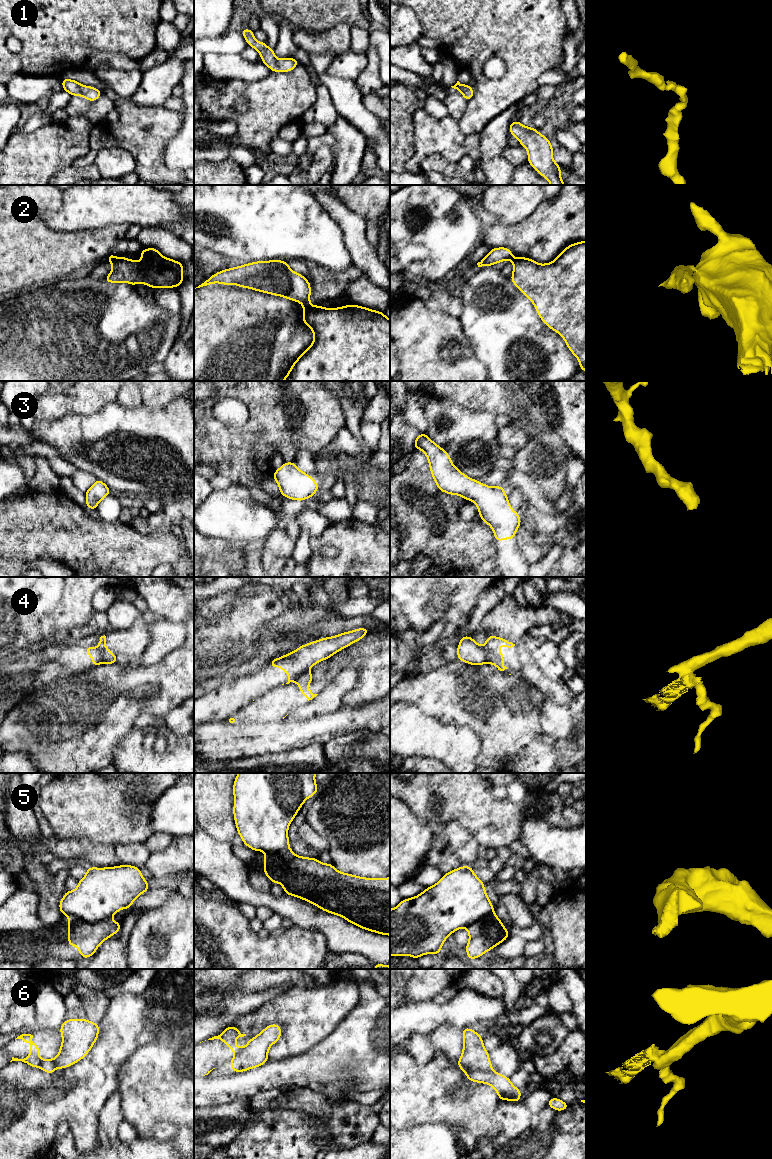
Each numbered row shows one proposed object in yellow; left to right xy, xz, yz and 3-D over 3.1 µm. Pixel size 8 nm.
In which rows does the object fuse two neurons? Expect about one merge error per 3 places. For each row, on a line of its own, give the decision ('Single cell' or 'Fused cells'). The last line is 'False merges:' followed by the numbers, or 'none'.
1: Single cell
2: Fused cells
3: Single cell
4: Fused cells
5: Fused cells
6: Fused cells
False merges: 2, 4, 5, 6

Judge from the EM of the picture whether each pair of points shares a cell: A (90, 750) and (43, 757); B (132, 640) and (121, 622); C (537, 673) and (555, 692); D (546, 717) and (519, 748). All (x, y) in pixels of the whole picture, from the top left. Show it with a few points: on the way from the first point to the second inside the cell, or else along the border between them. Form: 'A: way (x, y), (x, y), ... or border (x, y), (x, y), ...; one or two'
A: way (78, 757), (55, 757); one
B: border (142, 614), (129, 627), (114, 630); two
C: way (541, 678), (550, 687); one
D: border (544, 701), (539, 714), (541, 732); two

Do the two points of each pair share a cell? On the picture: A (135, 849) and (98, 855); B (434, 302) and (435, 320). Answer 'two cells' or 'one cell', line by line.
A: two cells
B: two cells

